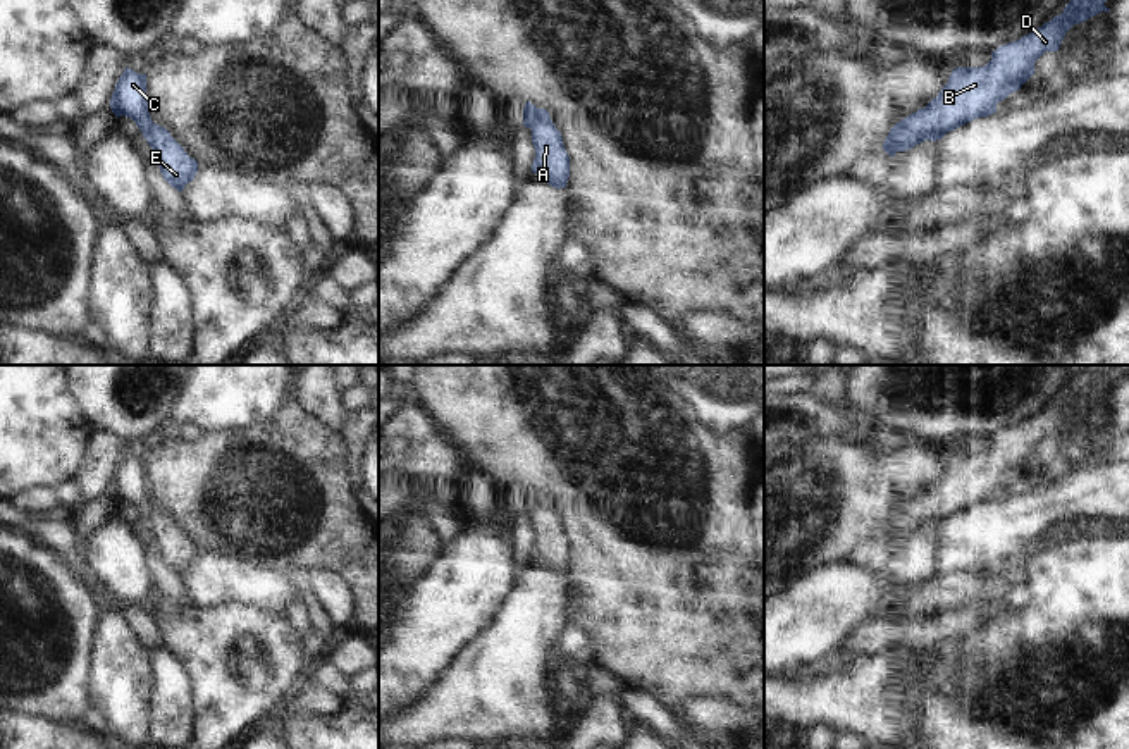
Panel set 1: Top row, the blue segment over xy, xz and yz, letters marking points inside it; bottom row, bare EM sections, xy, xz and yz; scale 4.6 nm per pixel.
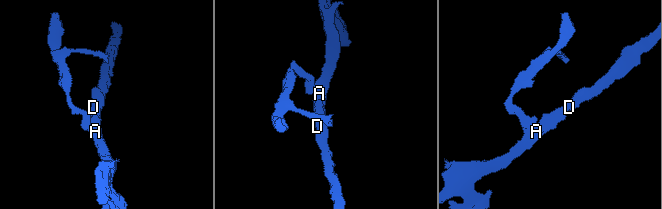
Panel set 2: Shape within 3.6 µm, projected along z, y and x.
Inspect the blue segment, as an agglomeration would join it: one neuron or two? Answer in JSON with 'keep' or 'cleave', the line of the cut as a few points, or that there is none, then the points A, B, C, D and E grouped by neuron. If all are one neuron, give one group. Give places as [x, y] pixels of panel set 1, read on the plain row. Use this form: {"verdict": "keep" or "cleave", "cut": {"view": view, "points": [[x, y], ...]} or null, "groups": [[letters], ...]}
{"verdict": "cleave", "cut": {"view": "xz", "points": [[537, 495], [537, 503], [530, 513]]}, "groups": [["A", "B", "D", "E"], ["C"]]}

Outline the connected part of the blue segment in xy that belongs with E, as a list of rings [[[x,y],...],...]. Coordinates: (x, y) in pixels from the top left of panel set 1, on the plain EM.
[[[158,510],[151,511],[146,527],[155,539],[163,565],[182,579],[184,572],[194,565],[198,548]]]

